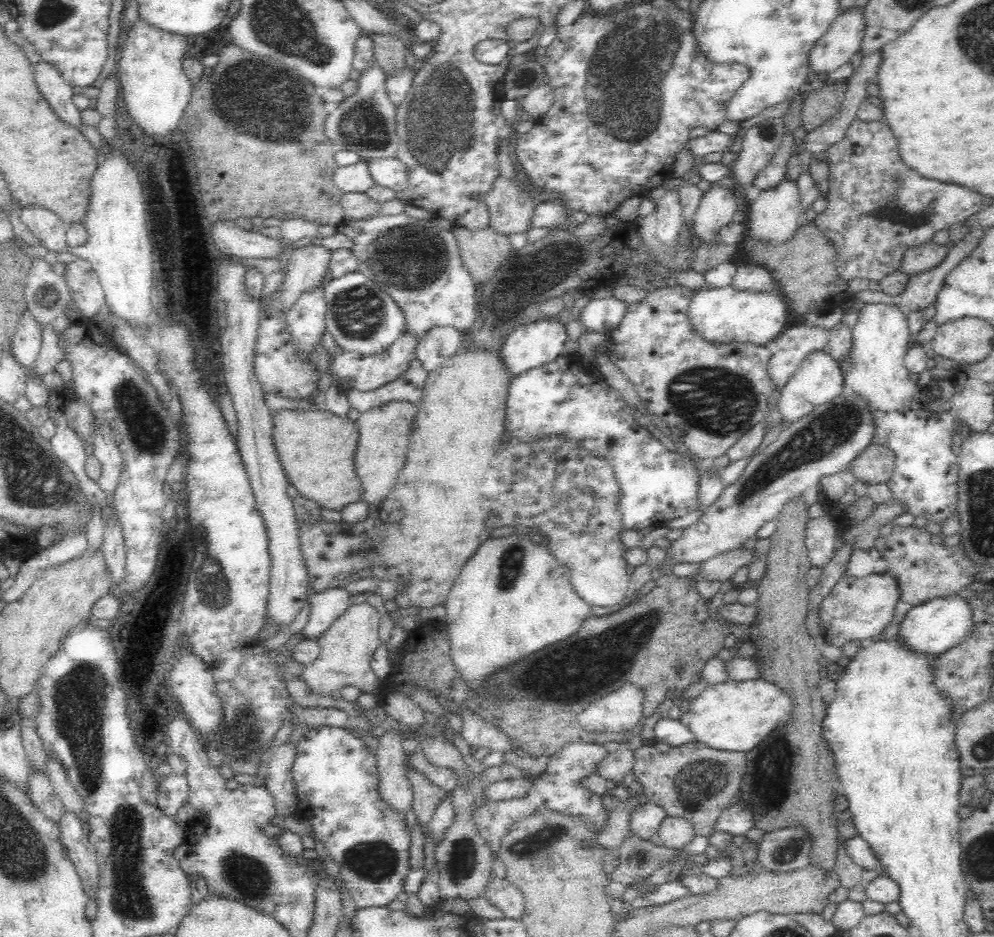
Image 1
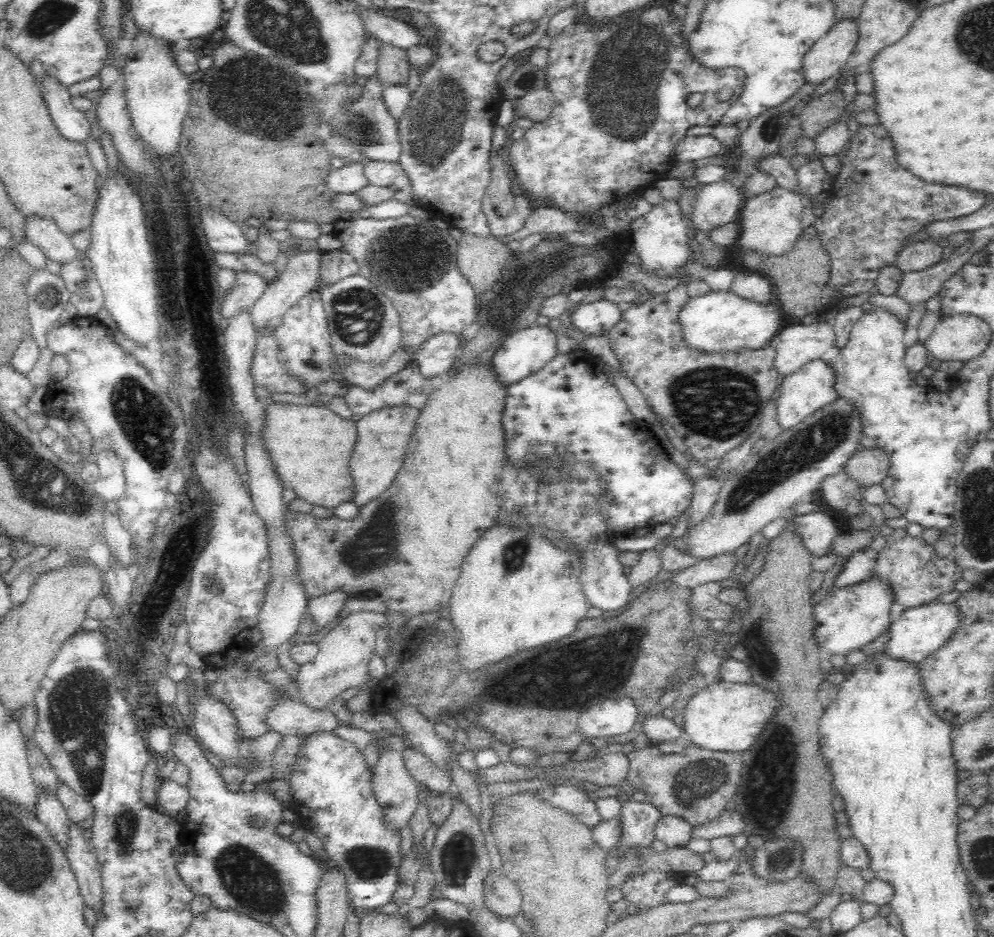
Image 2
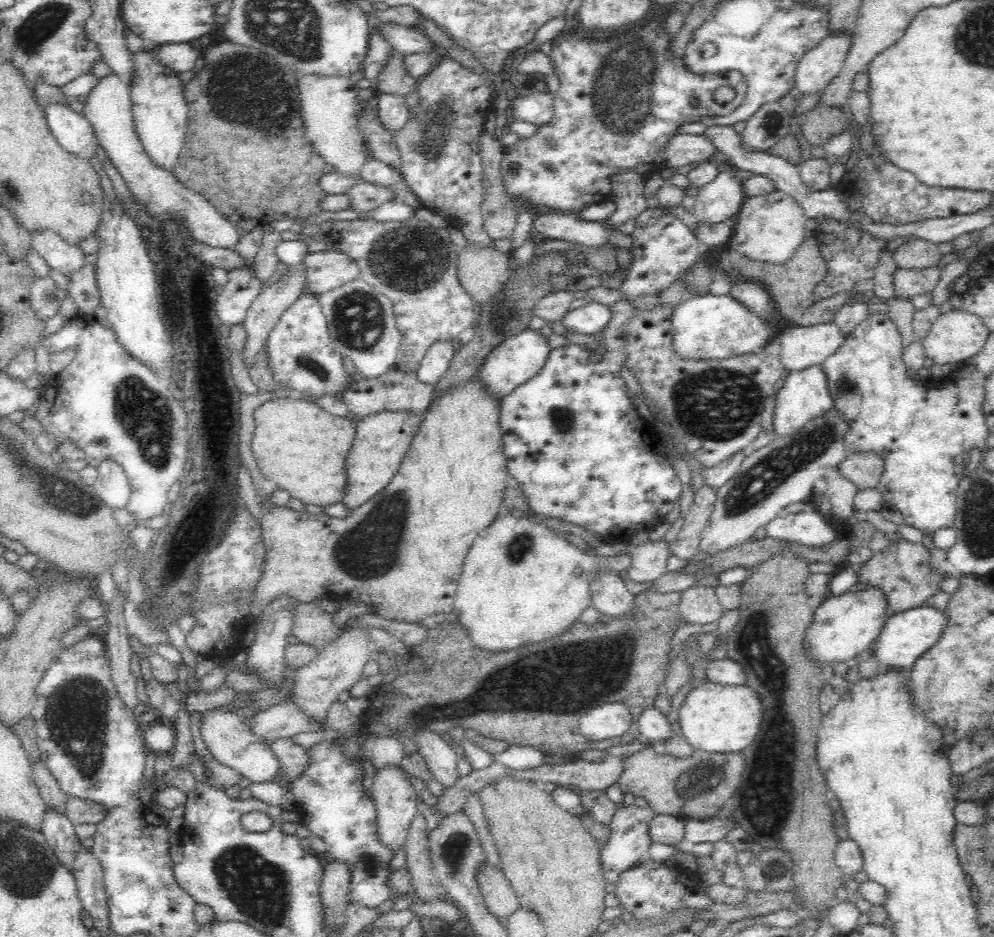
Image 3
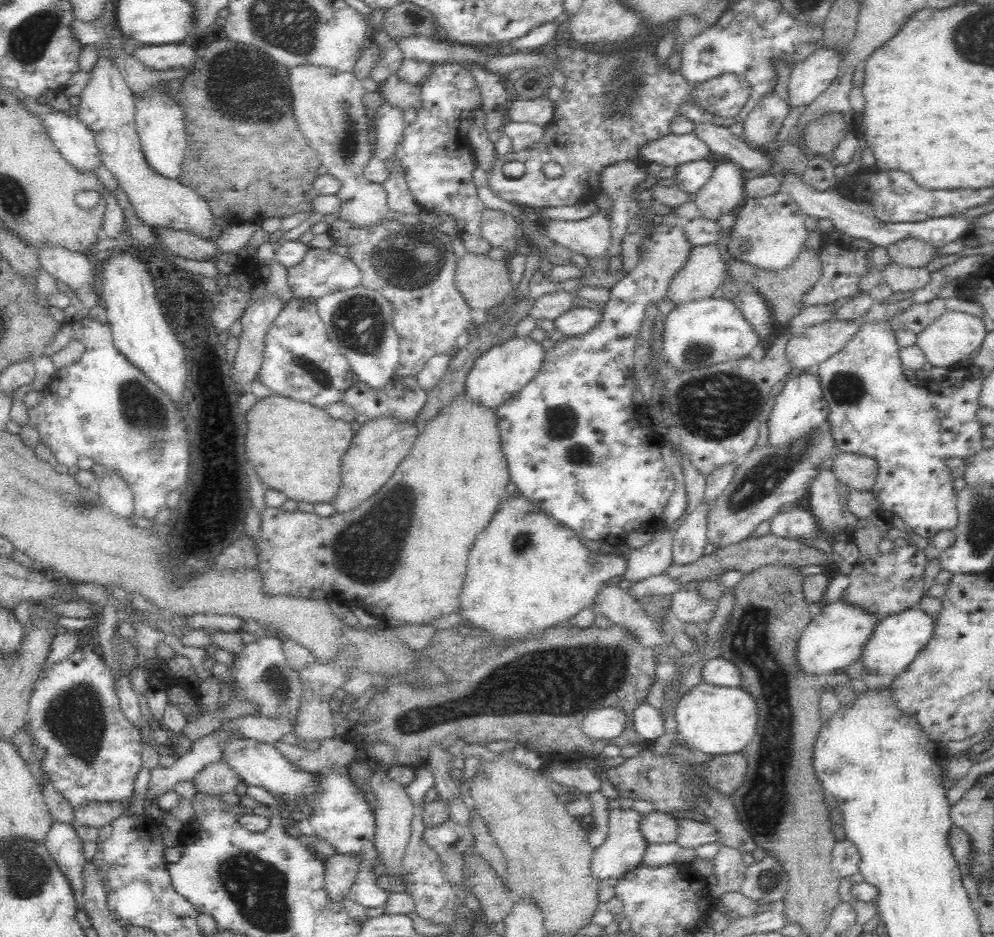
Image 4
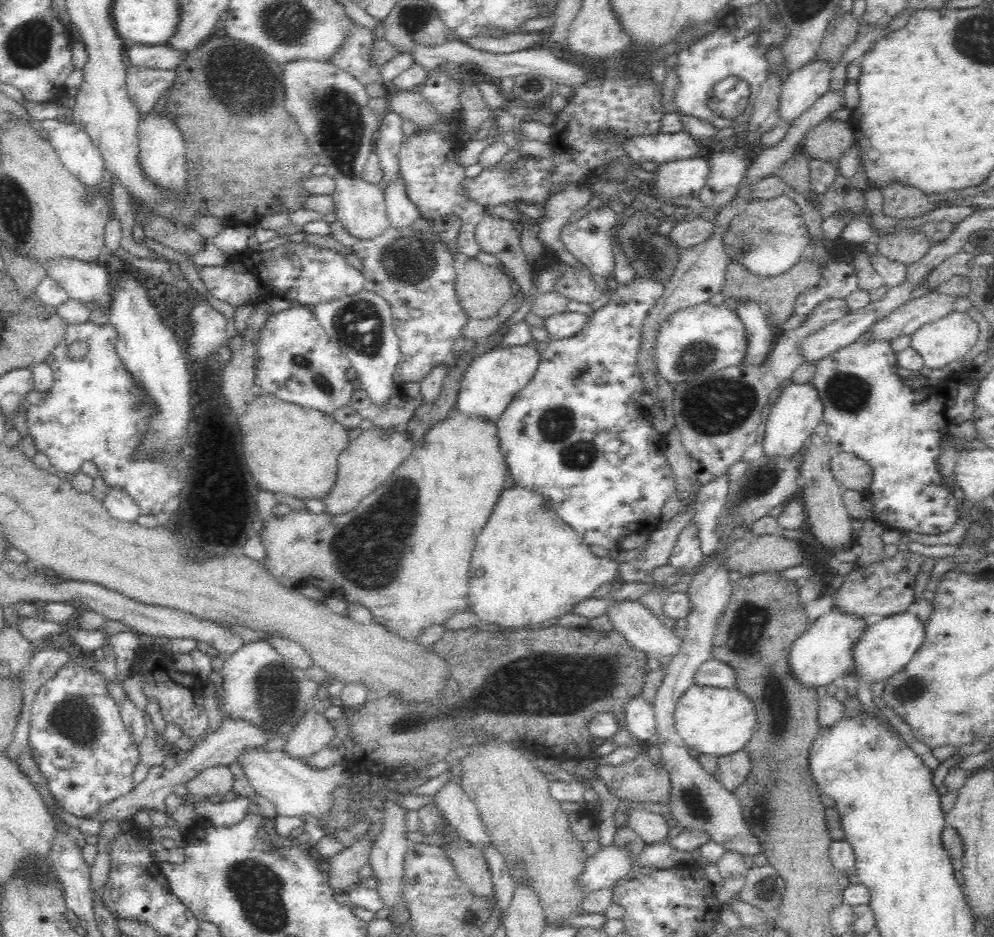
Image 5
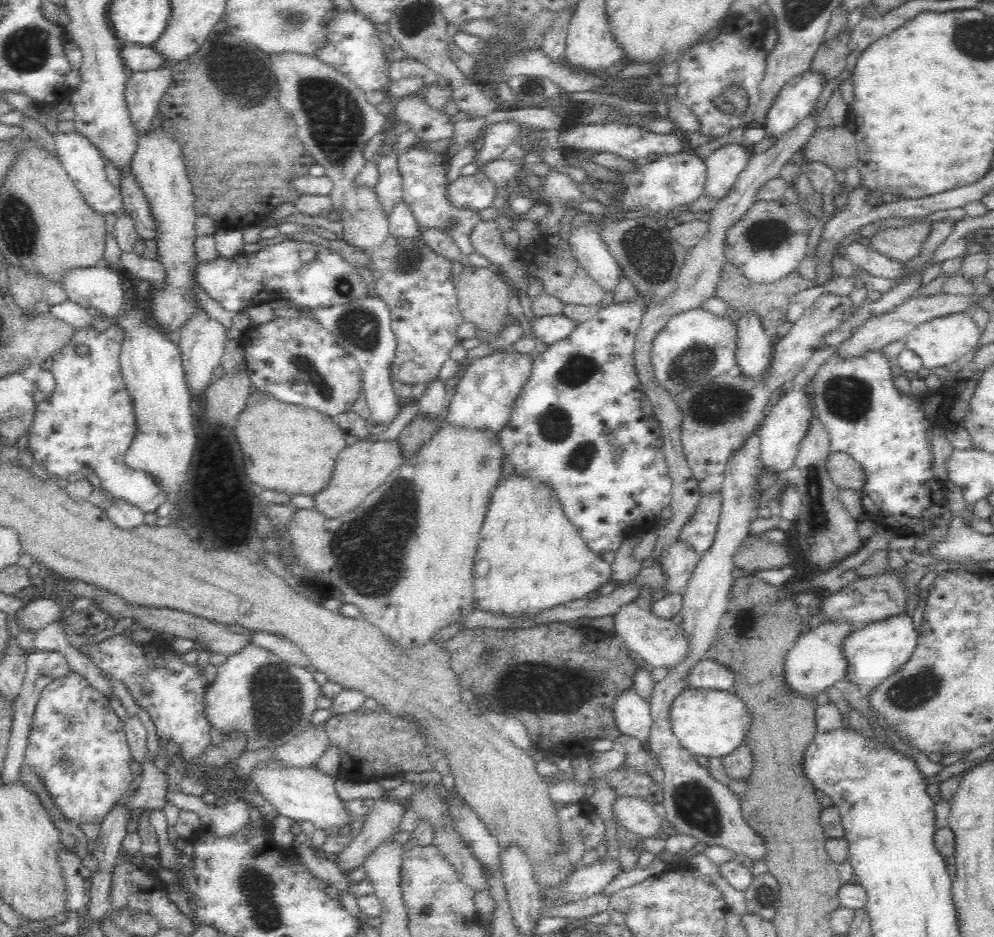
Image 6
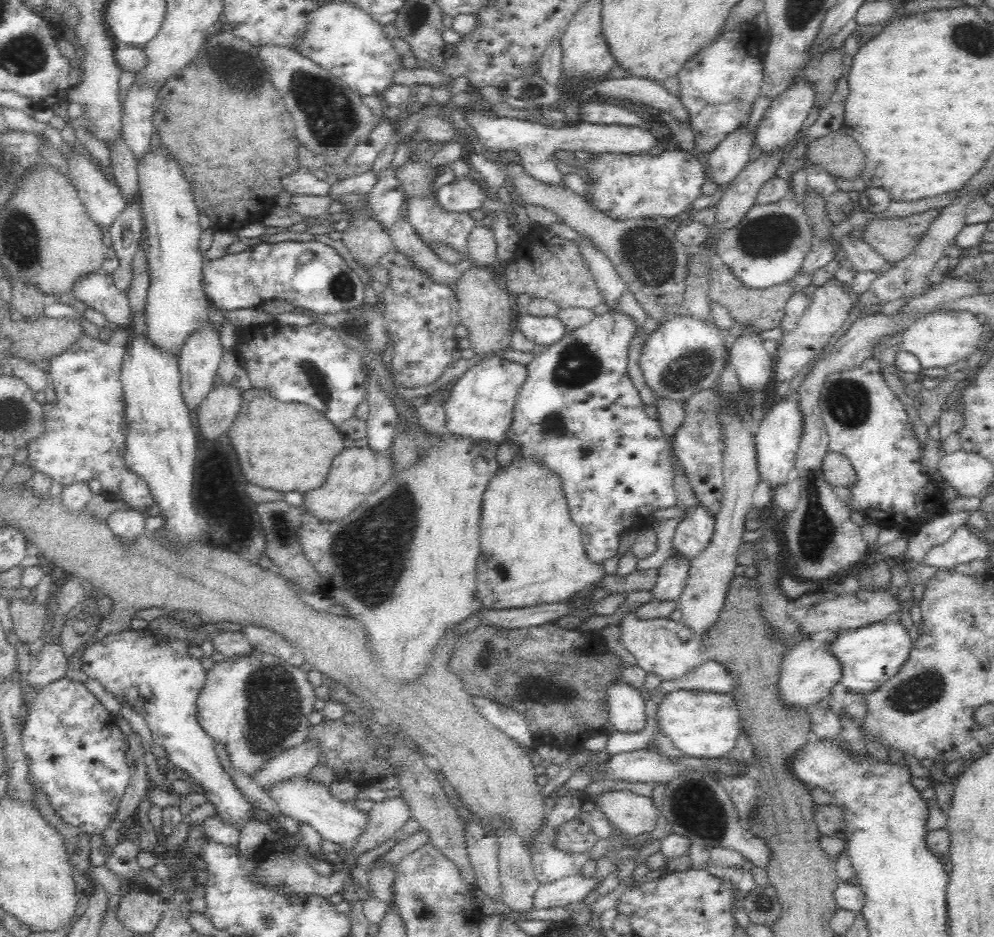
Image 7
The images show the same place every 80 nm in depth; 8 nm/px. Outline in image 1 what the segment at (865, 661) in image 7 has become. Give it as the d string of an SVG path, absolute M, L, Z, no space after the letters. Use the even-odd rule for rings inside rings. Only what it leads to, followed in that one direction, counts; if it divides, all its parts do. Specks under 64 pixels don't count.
M940 596L913 605L904 616L899 630L898 637L906 639L912 649L924 653L944 653L964 640L968 640L974 634L974 613L968 603L968 599L956 596Z

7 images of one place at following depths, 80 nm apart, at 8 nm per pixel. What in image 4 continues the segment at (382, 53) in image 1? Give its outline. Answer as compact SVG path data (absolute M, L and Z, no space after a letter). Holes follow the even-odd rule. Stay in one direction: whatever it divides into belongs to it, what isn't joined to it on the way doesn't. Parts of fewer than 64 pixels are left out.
M392 71L383 83L379 83L378 91L382 98L403 111L420 108L419 85L400 79L398 71Z

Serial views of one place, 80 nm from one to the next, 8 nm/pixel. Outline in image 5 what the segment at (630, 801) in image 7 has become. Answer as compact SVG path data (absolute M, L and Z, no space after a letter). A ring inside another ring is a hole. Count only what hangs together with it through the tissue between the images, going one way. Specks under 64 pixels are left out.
M636 804L628 810L630 828L647 844L669 840L676 831L676 826L667 814L656 814L645 809L638 809Z

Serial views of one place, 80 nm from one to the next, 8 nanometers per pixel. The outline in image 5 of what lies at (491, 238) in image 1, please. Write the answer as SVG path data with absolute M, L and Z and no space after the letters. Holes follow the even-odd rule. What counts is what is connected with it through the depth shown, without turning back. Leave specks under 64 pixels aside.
M468 257L461 266L462 270L455 276L455 288L457 297L464 311L468 313L468 318L484 320L496 316L498 311L512 297L514 289L511 283L511 276L504 265L497 264L488 266L475 257Z

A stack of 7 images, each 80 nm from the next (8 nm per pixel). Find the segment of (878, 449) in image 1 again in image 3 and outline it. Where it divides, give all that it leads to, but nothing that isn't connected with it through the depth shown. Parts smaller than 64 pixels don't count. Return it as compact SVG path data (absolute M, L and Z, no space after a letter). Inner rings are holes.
M855 452L839 464L837 474L860 489L875 488L885 472L885 459L878 452Z

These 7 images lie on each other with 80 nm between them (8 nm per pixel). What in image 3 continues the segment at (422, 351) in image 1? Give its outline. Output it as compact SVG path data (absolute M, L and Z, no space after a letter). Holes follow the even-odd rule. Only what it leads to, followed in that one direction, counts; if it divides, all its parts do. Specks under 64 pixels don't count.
M439 338L428 345L417 366L418 379L426 383L438 382L454 359L459 343L457 339Z

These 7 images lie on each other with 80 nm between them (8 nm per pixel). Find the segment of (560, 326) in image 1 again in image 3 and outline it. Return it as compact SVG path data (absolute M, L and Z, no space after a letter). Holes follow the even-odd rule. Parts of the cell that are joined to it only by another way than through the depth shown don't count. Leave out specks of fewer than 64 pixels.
M526 328L520 334L513 334L506 337L486 358L486 362L482 364L480 371L476 375L480 375L484 379L484 383L490 385L490 389L494 391L494 395L500 397L506 396L509 392L516 388L519 384L526 382L531 376L538 374L542 370L542 366L550 352L552 352L550 344L548 344L548 332L541 329Z

